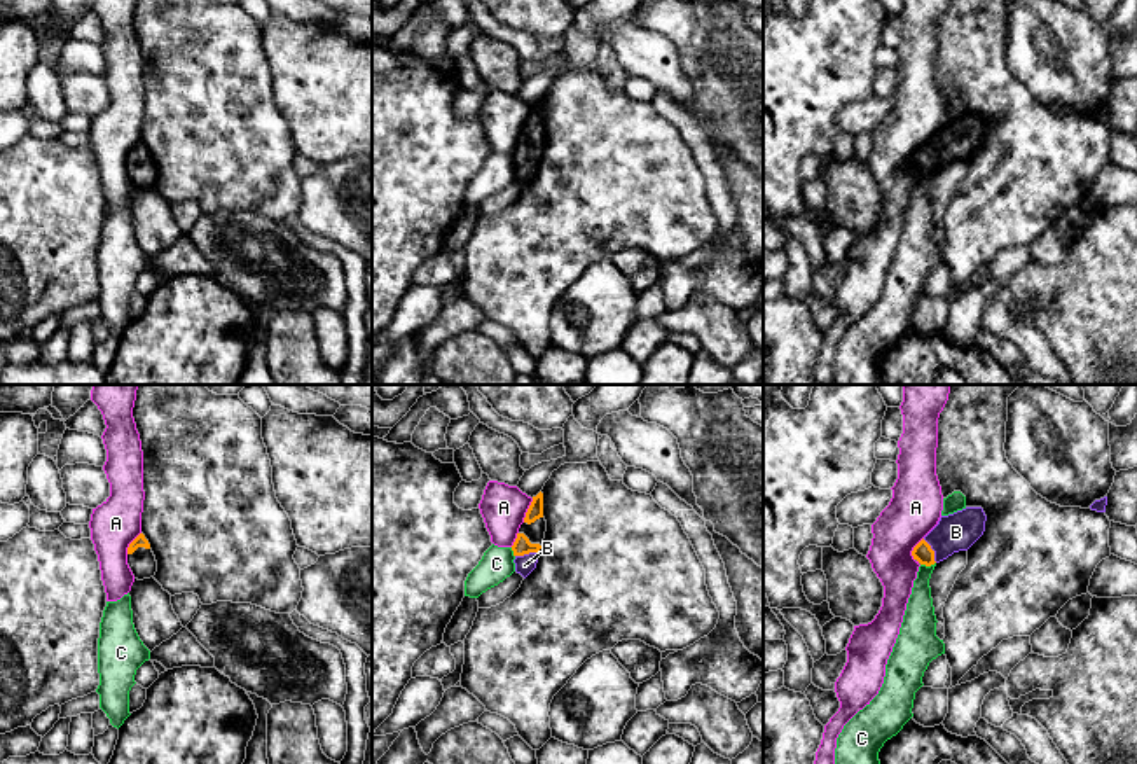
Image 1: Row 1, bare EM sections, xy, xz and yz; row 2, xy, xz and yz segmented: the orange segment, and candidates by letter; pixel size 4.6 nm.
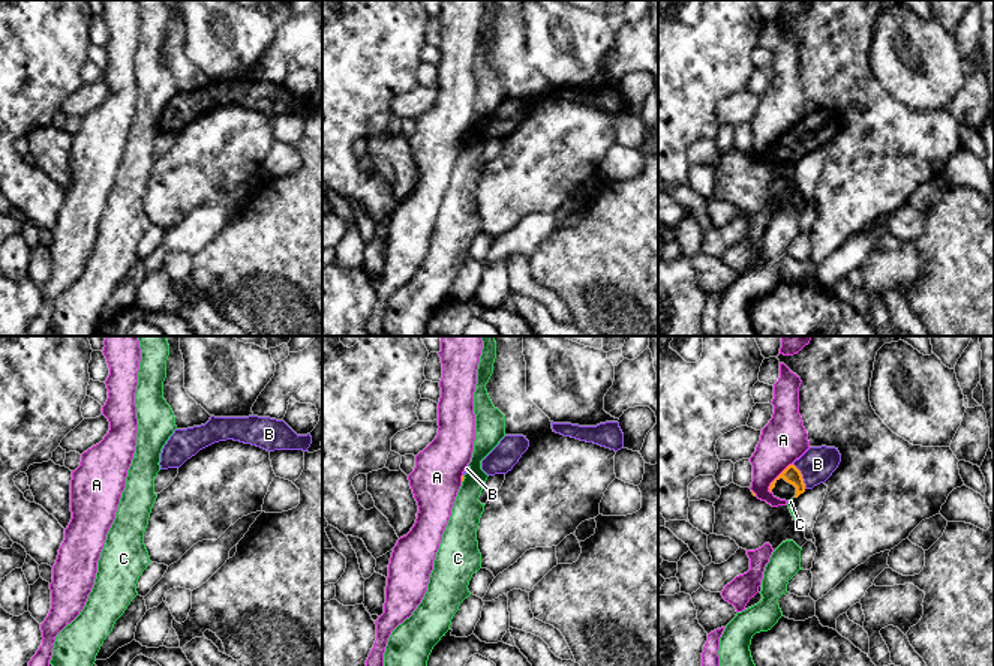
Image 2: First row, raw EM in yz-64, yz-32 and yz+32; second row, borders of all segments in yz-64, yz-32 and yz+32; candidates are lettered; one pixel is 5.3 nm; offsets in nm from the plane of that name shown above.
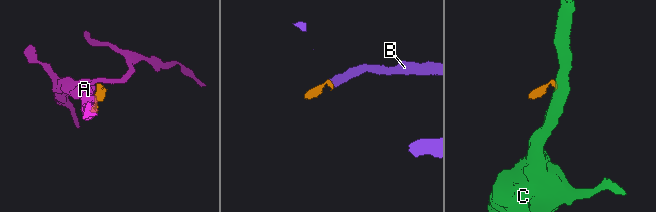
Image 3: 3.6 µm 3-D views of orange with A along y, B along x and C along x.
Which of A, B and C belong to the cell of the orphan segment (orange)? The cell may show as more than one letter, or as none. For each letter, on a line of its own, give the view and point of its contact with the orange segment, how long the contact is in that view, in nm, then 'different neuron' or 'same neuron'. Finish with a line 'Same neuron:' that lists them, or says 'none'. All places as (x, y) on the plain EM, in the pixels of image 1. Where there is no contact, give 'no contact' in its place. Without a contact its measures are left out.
A: xz (528, 119) | 120 nm | different neuron
B: yz (933, 159) | 130 nm | same neuron
C: yz (928, 173) | 70 nm | different neuron
Same neuron: B

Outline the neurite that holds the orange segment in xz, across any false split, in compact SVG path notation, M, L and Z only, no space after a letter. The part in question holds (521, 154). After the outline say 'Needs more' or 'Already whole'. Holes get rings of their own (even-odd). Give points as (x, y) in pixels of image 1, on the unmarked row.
M540 100L533 105L524 131L520 133L517 147L512 154L515 180L524 187L536 177L545 140L547 129L543 126L543 101Z. Needs more

